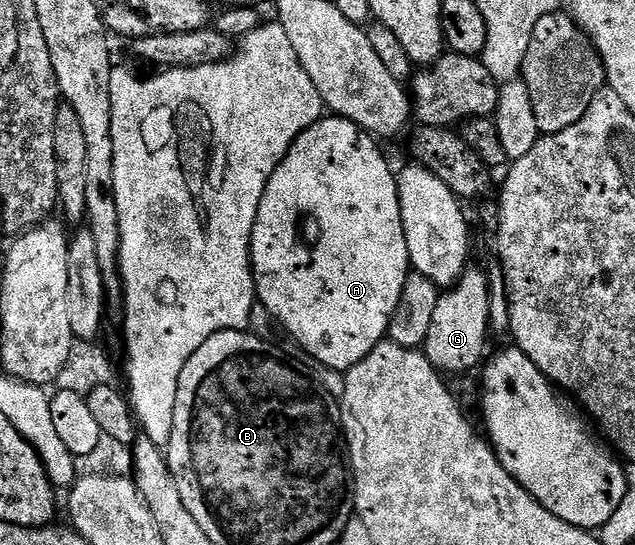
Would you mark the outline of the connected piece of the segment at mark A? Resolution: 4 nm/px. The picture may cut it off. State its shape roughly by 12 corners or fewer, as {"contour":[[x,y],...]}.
{"contour":[[348,119],[265,185],[255,293],[344,373],[412,274],[399,181]]}

